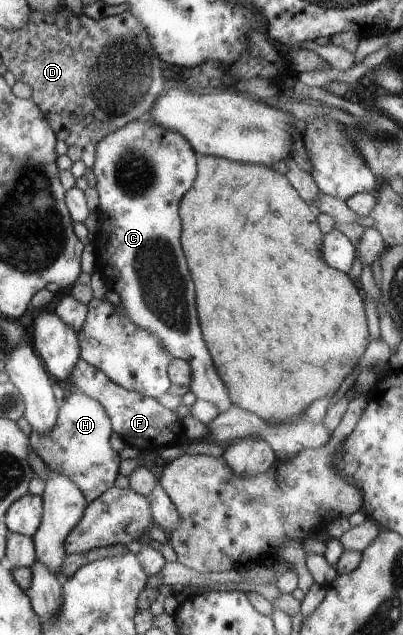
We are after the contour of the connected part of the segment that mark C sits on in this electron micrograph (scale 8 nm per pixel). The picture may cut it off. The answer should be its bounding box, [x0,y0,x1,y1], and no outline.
[92,118,234,413]

